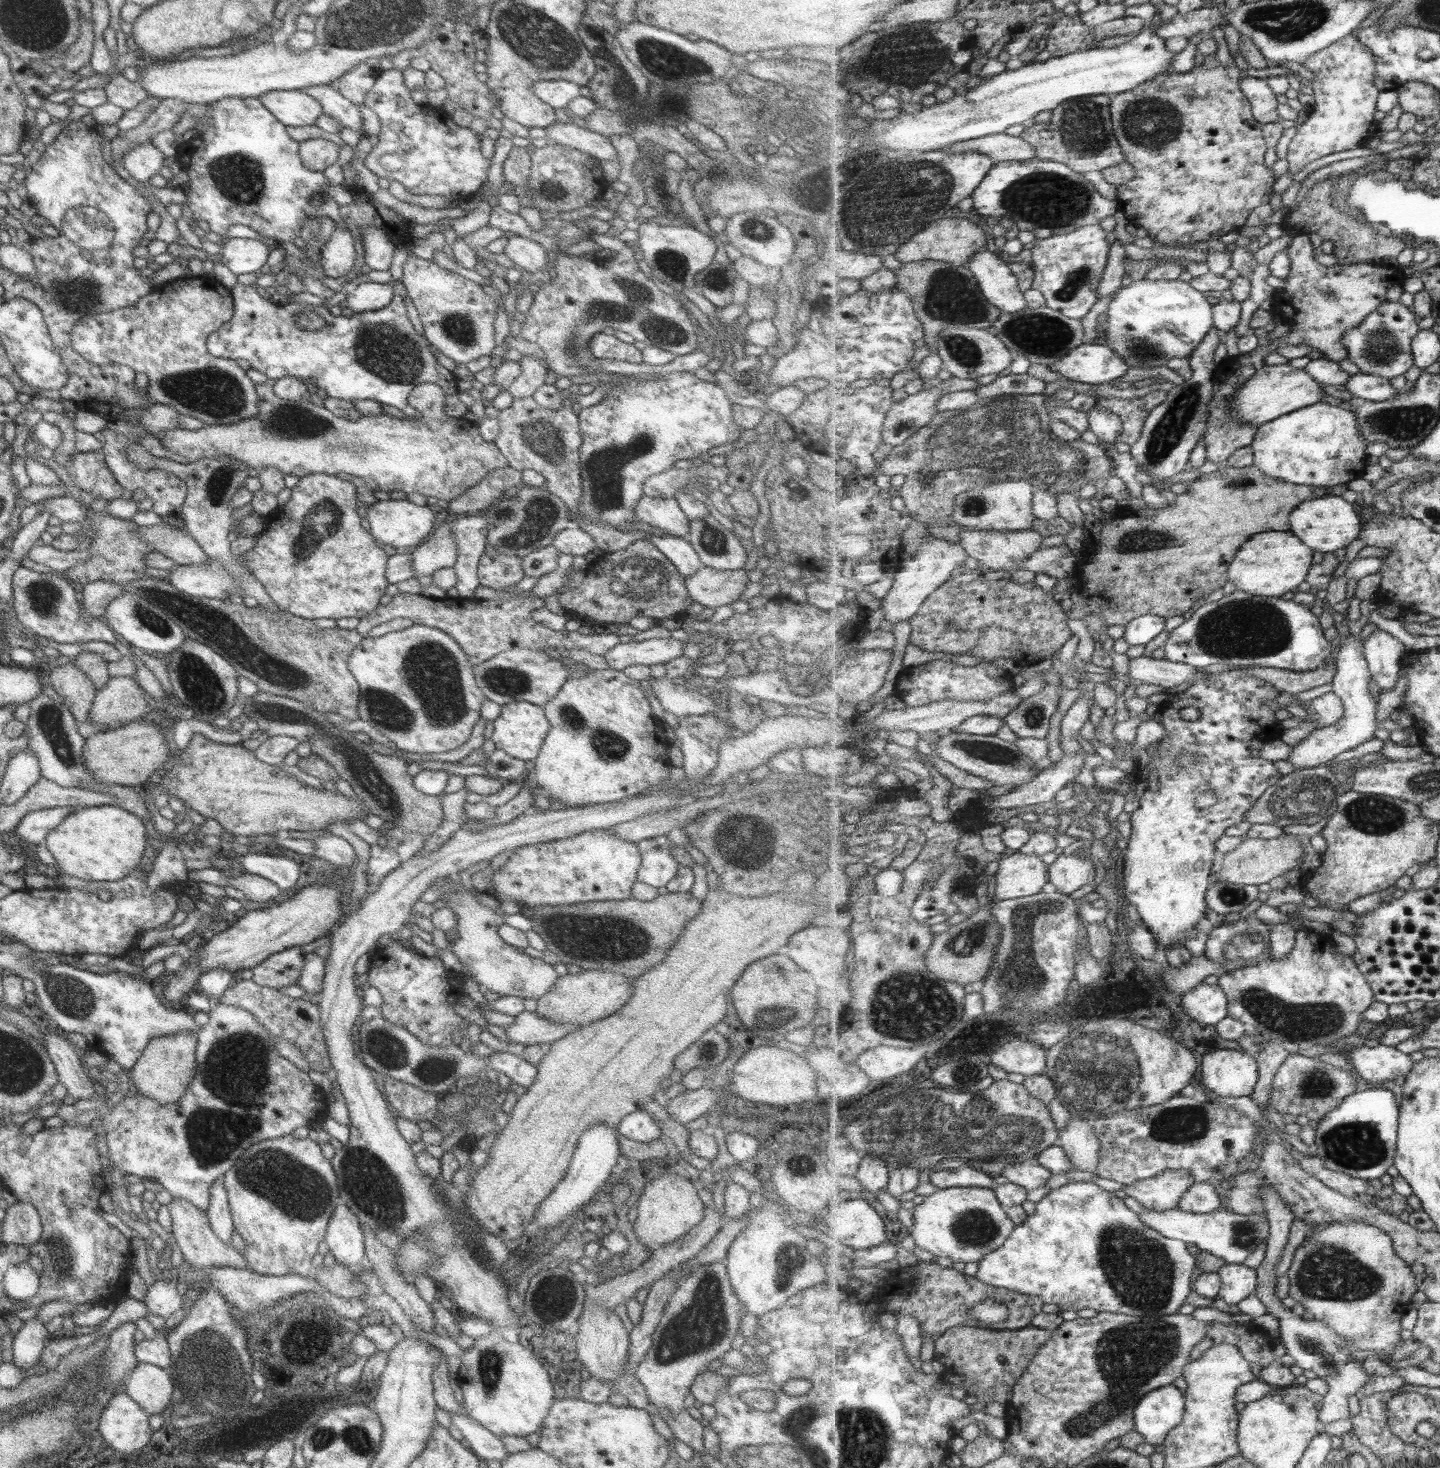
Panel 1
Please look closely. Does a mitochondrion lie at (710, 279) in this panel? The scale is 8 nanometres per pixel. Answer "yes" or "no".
yes

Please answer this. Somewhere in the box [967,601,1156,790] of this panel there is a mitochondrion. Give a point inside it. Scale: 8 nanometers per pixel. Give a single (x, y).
(1035, 716)

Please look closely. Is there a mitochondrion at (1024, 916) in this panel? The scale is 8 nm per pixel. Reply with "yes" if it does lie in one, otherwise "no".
yes

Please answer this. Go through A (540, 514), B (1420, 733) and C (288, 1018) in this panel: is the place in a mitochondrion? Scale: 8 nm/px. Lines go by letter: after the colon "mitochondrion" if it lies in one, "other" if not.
A: mitochondrion
B: other
C: other

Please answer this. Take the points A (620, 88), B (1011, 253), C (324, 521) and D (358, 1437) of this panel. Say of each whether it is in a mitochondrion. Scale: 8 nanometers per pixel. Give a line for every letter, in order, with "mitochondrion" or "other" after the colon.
A: mitochondrion
B: other
C: mitochondrion
D: mitochondrion

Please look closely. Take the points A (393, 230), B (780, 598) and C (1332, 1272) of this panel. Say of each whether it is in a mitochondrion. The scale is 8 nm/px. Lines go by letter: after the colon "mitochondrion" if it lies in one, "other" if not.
A: other
B: other
C: mitochondrion

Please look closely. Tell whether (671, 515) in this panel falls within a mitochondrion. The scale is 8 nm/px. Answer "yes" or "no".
no

